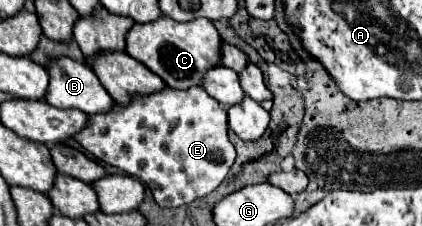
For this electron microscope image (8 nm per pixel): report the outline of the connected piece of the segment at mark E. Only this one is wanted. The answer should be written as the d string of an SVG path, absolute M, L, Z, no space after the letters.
M166 88L144 98L134 98L130 106L116 104L108 114L90 116L90 126L76 134L74 140L78 140L96 160L116 166L146 184L160 206L176 208L210 194L226 178L230 166L234 164L236 152L228 140L226 120L226 108L208 96L204 88L192 88L184 92Z

